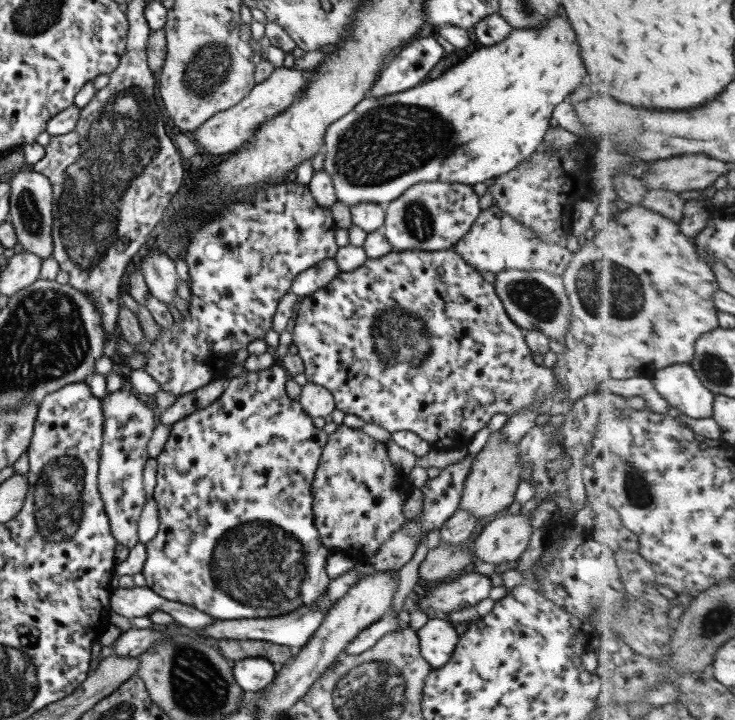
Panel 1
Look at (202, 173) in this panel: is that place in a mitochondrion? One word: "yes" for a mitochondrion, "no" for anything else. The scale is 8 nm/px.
no

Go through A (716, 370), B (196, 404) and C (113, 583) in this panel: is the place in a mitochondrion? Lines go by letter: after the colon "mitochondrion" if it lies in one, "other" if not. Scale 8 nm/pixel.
A: mitochondrion
B: other
C: other

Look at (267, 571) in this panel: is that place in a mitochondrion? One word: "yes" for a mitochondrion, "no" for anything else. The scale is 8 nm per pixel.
yes

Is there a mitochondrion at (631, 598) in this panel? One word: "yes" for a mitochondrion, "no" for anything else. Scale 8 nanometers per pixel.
no

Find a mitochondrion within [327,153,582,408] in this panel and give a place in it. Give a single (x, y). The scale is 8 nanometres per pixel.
(393, 328)

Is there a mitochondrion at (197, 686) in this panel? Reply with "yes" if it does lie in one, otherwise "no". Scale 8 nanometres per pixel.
yes

